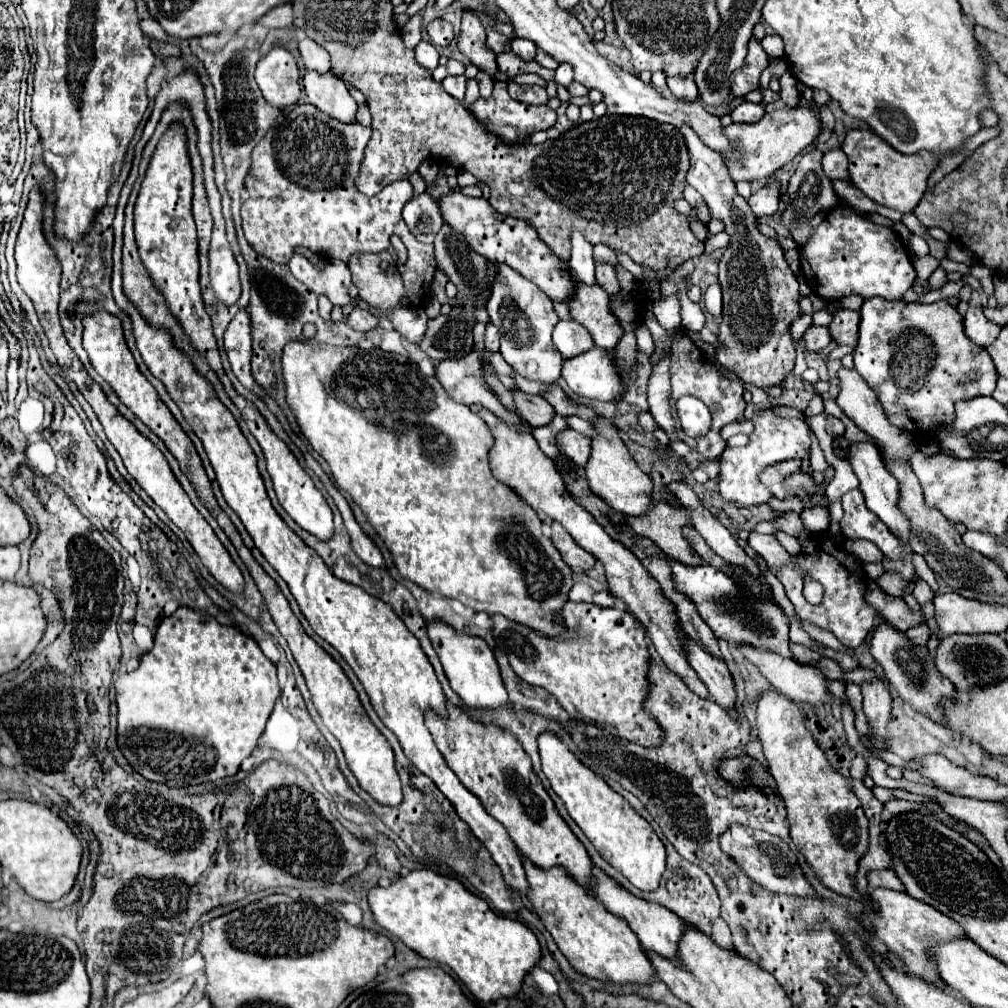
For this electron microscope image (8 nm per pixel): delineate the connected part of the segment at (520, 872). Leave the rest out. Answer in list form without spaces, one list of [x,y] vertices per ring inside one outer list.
[[[135,148],[135,160],[129,178],[125,180],[125,186],[119,196],[117,214],[115,214],[115,246],[113,246],[113,278],[111,278],[111,290],[115,296],[117,306],[127,312],[133,324],[133,336],[137,342],[137,350],[143,356],[143,362],[151,370],[157,380],[161,380],[173,398],[173,402],[183,412],[185,420],[189,422],[191,430],[199,436],[203,442],[203,448],[209,456],[209,462],[217,474],[217,482],[221,486],[225,502],[235,510],[235,514],[241,518],[245,530],[251,534],[255,548],[265,556],[265,560],[275,568],[275,572],[287,582],[293,598],[297,600],[303,616],[307,616],[311,628],[317,636],[321,636],[325,642],[329,642],[353,668],[355,676],[363,684],[375,712],[379,714],[381,722],[397,736],[405,756],[425,774],[429,776],[437,788],[449,798],[449,802],[455,806],[461,820],[465,820],[471,828],[471,832],[485,844],[485,848],[491,852],[493,860],[503,872],[505,884],[521,894],[527,894],[527,878],[521,864],[521,858],[517,858],[517,846],[509,842],[509,834],[505,834],[503,826],[499,822],[493,822],[489,818],[489,812],[481,806],[479,798],[473,796],[453,774],[453,770],[447,766],[445,758],[437,750],[431,732],[425,726],[425,712],[435,710],[441,716],[447,716],[445,708],[445,694],[441,690],[441,684],[435,676],[433,666],[429,666],[429,658],[425,658],[425,652],[421,650],[417,638],[409,634],[407,626],[401,622],[401,618],[393,612],[393,608],[373,596],[369,596],[359,586],[347,584],[333,576],[333,572],[325,566],[325,562],[305,544],[293,530],[281,520],[281,516],[273,510],[269,496],[265,492],[265,484],[255,470],[249,470],[249,458],[247,454],[237,454],[231,450],[251,450],[247,438],[241,434],[233,414],[219,402],[215,390],[211,384],[197,374],[193,364],[185,354],[181,354],[167,332],[151,328],[143,316],[137,312],[137,308],[123,296],[121,290],[121,246],[123,246],[123,210],[129,198],[129,192],[133,188],[133,182],[137,180],[137,168],[139,168],[139,148]]]

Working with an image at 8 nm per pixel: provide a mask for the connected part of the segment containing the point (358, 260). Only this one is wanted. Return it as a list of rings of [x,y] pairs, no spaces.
[[[389,252],[353,254],[347,266],[361,300],[383,312],[401,308],[405,286]]]

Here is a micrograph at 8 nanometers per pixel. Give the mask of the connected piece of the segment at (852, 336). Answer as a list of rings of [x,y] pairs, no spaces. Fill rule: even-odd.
[[[839,308],[833,316],[833,322],[829,324],[829,332],[837,344],[845,344],[853,348],[859,336],[859,312]]]

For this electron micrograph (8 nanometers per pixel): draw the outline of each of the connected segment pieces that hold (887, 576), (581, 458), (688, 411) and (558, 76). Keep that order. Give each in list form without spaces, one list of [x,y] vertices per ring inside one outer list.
[[[885,572],[881,578],[877,578],[875,580],[877,584],[879,584],[879,588],[883,590],[883,592],[887,592],[889,596],[901,596],[901,592],[903,592],[903,588],[905,588],[905,582],[897,576],[897,574],[893,574],[893,572]]]
[[[565,430],[557,434],[557,448],[561,454],[569,456],[577,468],[585,468],[591,454],[591,438],[577,434],[575,430]]]
[[[685,396],[677,400],[677,410],[679,410],[679,422],[685,433],[693,438],[704,436],[712,425],[712,417],[707,406],[693,398]]]
[[[559,64],[559,68],[555,70],[555,82],[567,88],[573,82],[573,76],[571,74],[573,74],[573,70],[571,70],[569,64]]]

